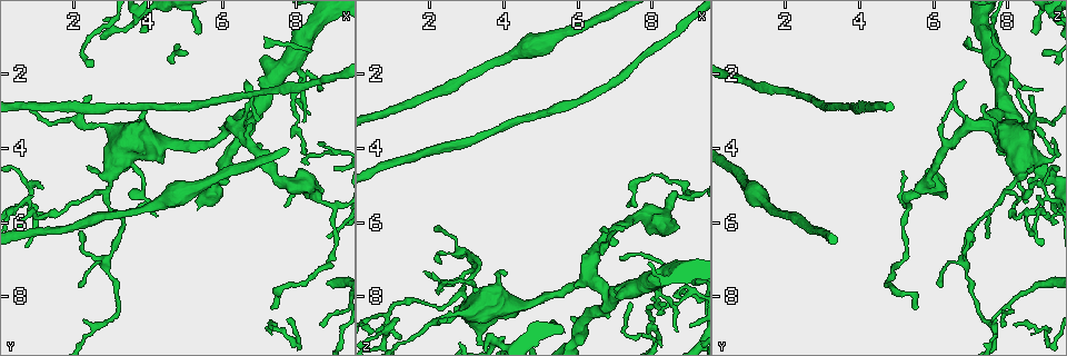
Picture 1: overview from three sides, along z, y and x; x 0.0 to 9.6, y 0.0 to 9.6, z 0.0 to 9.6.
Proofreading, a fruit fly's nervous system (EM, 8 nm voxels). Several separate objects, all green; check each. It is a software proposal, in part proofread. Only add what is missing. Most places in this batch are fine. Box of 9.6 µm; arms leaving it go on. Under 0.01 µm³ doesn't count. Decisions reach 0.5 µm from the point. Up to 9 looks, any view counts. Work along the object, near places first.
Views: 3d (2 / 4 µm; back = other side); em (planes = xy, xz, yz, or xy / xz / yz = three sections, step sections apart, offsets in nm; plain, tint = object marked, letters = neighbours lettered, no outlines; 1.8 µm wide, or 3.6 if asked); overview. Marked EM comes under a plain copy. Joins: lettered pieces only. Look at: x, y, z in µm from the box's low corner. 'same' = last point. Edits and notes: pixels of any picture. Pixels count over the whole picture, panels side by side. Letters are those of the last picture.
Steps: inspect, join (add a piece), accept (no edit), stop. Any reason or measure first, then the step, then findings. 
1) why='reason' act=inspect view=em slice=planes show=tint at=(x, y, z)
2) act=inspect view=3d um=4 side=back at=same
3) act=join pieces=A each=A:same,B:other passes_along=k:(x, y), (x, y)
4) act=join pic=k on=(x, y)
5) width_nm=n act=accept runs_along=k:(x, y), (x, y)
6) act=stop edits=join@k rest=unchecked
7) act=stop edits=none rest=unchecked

why='abrupt turn' act=inspect view=3d um=4 at=(0.80, 5.40, 8.95)

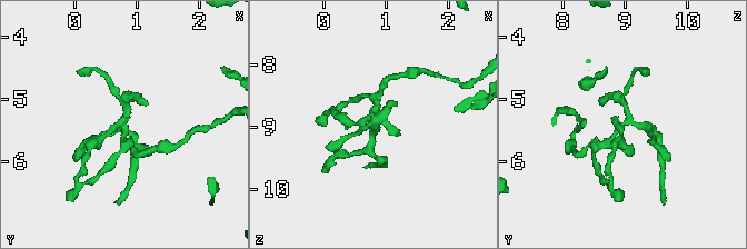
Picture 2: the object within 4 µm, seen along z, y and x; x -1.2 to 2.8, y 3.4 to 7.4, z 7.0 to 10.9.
act=inspect view=em slice=planes show=letters at=(0.75, 5.30, 9.05)

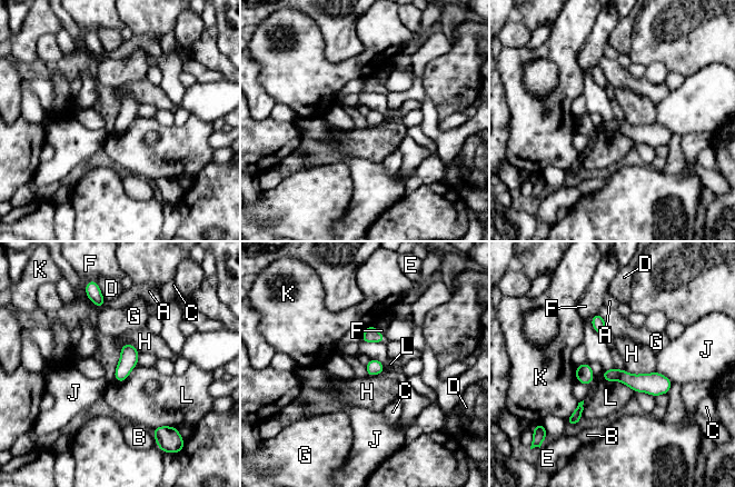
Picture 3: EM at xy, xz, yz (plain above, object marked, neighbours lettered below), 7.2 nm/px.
longest_contact=L:240nm act=accept each=A:other,B:other,C:other,D:other,E:other,F:other,G:other,H:other,J:other,K:other,L:other border=3:(598, 311), (591, 324), (604, 338) found='none of them fits'

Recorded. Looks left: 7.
why='stops while still wide' act=inspect view=3d um=4 at=(7.10, 1.50, 8.05)

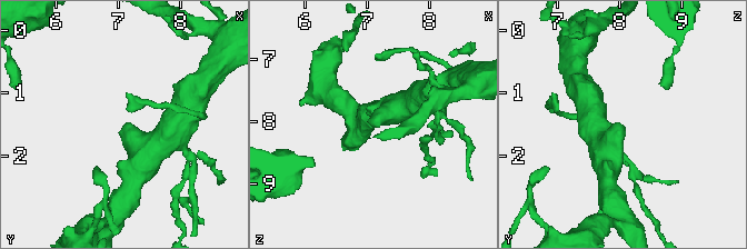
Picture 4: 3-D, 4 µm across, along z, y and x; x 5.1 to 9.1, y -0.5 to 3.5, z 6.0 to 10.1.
act=inspect view=em slice=planes show=letters at=(7.15, 1.45, 8.00)

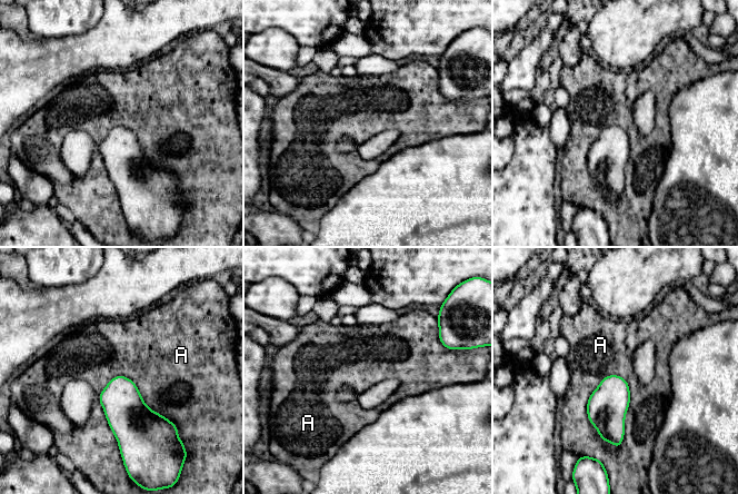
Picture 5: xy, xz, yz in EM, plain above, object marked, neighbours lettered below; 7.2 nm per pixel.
width_nm=240 longest_contact=A:550nm act=accept each=A:other found='no lettered piece goes on from it'

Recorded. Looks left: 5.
why='branch stops here' act=inspect view=3d um=2 at=(5.50, 0.90, 8.70)

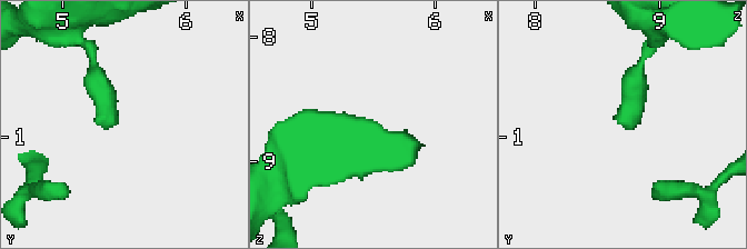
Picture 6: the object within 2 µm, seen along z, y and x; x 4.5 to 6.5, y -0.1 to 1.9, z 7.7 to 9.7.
act=inspect view=em slice=yz step=16 show=letters at=(5.44, 0.88, 8.76)

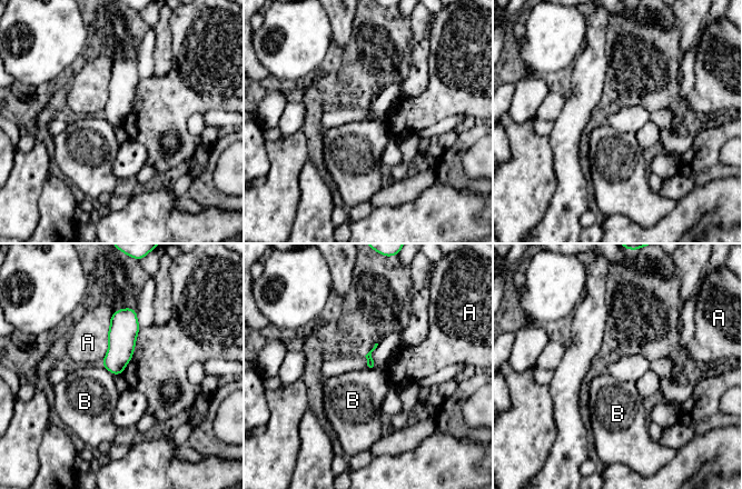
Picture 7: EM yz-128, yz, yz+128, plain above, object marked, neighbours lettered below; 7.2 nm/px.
why='cut it another way' act=inspect view=em slice=planes show=letters at=same

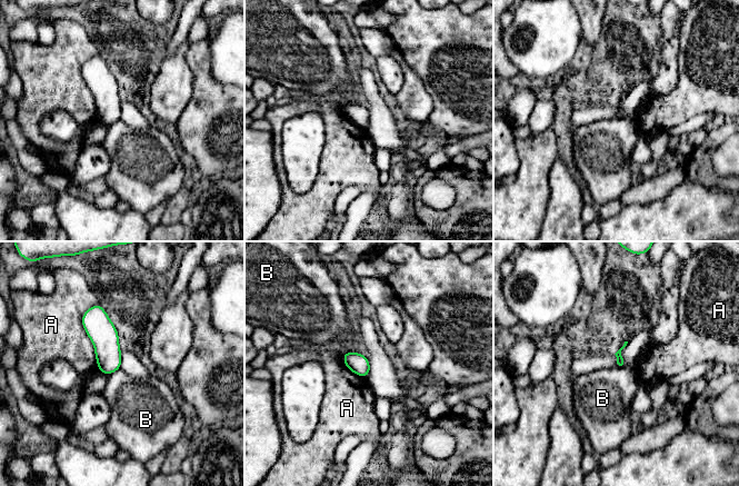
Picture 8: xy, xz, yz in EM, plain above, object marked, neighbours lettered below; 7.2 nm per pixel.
act=accept each=A:other,B:other border=8:(343, 350), (360, 353), (366, 356) found='no lettered piece goes on from it'

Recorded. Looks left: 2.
why='free end' act=inspect view=em slice=yz step=8 show=tint at=(5.85, 4.90, 8.55)

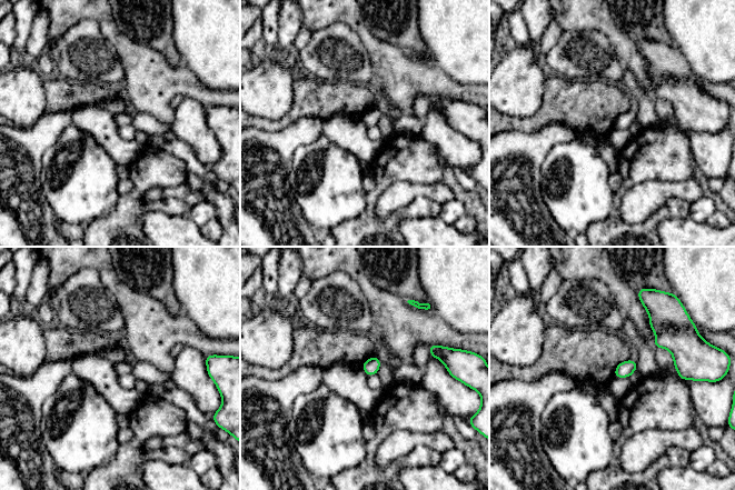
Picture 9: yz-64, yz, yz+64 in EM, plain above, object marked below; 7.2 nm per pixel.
act=inspect view=em slice=planes show=letters at=same

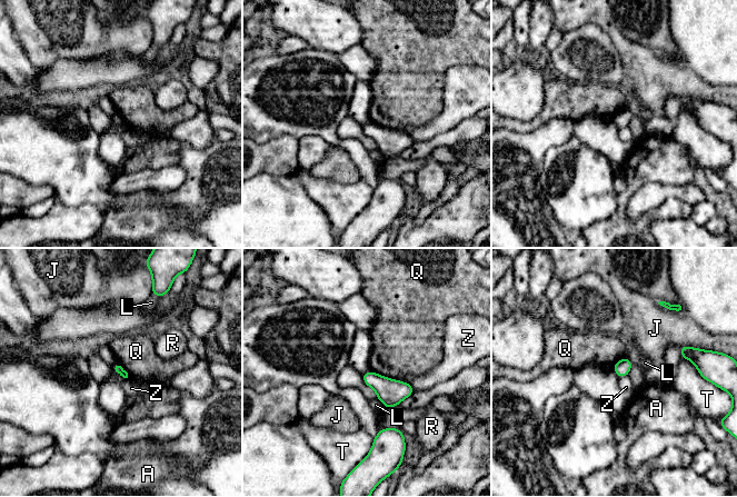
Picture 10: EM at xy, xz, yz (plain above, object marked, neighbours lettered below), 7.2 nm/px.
act=accept each=A:other,J:other,L:other,Q:other,R:other,T:other,Z:other border=10:(371, 370), (409, 384) found='no lettered piece goes on from it'

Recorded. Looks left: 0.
act=stop edits=none rest=unchecked

